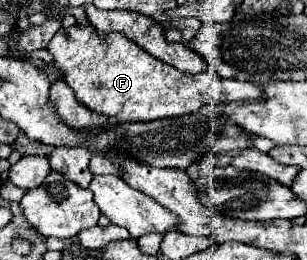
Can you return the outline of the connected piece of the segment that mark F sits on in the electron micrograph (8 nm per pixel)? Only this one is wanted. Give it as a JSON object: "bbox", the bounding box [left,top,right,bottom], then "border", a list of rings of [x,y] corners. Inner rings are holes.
{"bbox":[49,26,263,122],"border":[[[93,26],[61,28],[51,40],[49,52],[55,58],[53,66],[65,74],[65,82],[75,90],[77,100],[93,112],[117,118],[119,122],[151,122],[191,114],[207,104],[263,96],[263,88],[249,82],[225,80],[211,68],[201,74],[179,72],[173,66],[151,58],[123,34],[99,34]]]}

